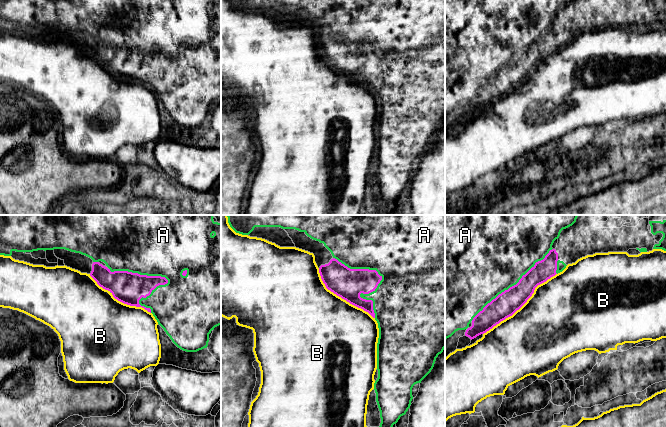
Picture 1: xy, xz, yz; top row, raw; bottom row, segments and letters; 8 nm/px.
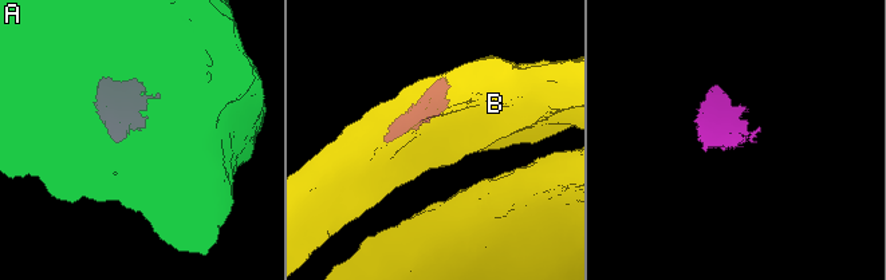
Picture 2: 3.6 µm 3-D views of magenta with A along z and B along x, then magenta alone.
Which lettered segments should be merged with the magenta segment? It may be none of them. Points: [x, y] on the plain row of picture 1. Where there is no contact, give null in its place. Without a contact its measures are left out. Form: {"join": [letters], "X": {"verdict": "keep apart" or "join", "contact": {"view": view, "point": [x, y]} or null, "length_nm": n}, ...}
{"join": ["A"], "A": {"verdict": "join", "contact": {"view": "xy", "point": [160, 52]}, "length_nm": 500}, "B": {"verdict": "keep apart", "contact": {"view": "yz", "point": [521, 82]}, "length_nm": 750}}

